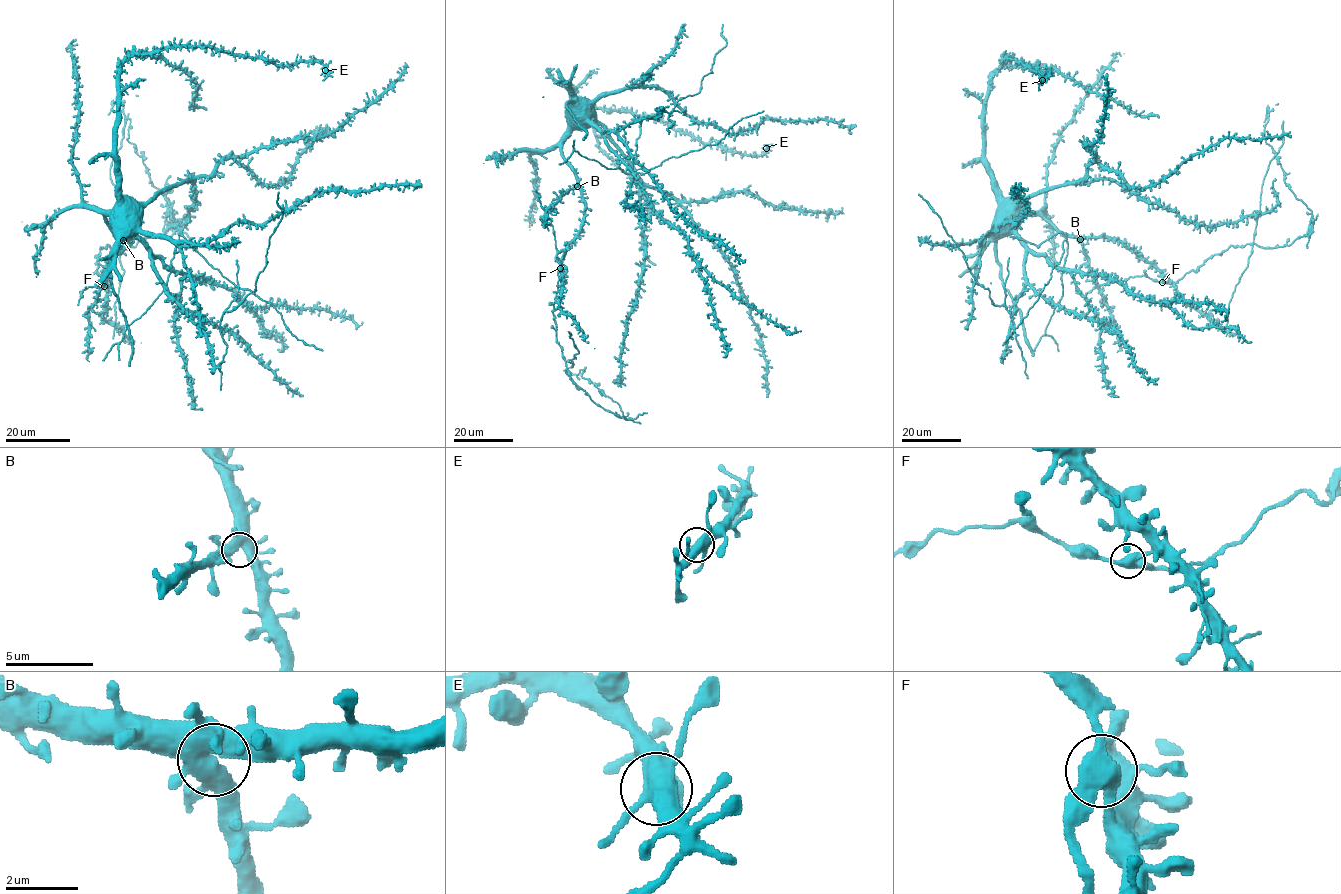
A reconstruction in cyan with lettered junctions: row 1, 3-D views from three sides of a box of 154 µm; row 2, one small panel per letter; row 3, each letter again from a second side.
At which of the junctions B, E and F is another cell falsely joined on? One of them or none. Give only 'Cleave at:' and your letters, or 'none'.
Cleave at: F

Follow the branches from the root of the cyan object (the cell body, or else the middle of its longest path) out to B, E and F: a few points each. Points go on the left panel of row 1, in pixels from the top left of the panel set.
B: (124, 227), (112, 224), (112, 216), (107, 214), (106, 220), (123, 240)
E: (124, 227), (116, 125), (119, 69), (127, 58), (173, 47), (207, 46), (278, 65), (318, 60), (325, 70)
F: (124, 227), (112, 224), (112, 216), (107, 214), (106, 220), (122, 237), (131, 237), (107, 267), (104, 286)

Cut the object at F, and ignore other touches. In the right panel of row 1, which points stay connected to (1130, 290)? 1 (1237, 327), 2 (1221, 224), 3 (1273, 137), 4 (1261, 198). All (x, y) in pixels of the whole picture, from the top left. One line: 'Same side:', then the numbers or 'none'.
Same side: 1, 2, 3

